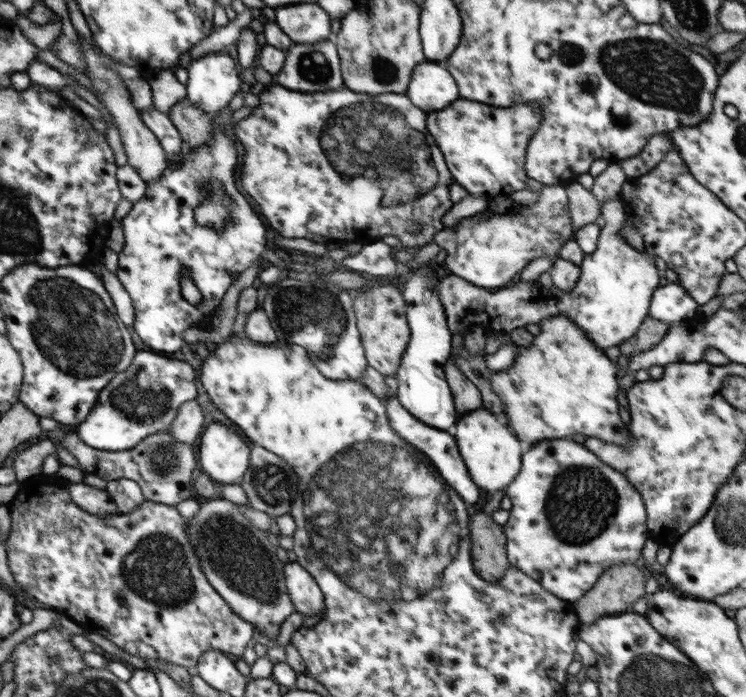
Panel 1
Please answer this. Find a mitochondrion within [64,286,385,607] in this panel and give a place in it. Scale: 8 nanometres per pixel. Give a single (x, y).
(141, 401)

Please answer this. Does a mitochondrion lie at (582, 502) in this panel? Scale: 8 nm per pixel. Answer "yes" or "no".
yes

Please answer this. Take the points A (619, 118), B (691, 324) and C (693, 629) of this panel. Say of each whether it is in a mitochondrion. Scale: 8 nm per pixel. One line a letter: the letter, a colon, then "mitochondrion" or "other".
A: mitochondrion
B: other
C: other

